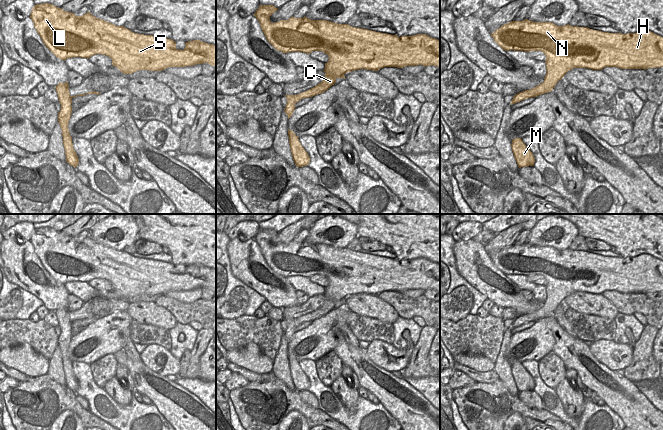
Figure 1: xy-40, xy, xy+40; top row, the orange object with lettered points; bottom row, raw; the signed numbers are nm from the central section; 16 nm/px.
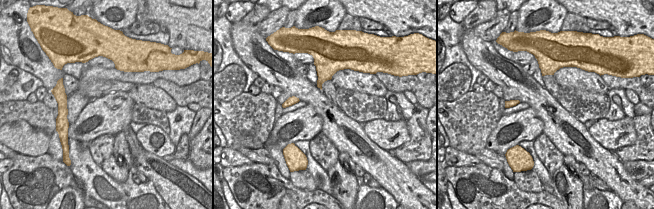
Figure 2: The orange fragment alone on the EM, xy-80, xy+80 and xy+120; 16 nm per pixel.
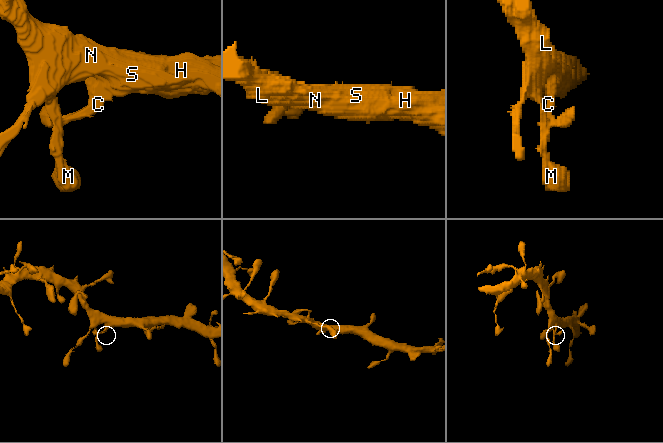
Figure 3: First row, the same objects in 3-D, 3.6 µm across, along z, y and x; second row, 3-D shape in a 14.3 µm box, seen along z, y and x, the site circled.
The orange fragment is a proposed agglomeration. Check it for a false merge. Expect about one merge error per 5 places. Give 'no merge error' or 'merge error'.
no merge error

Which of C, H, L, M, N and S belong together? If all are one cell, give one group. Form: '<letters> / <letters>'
C H L M N S

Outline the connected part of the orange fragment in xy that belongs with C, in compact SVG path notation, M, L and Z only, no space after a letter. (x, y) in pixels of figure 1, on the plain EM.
M260 229L254 238L260 247L266 263L276 274L281 275L284 278L289 276L303 276L310 278L312 275L322 275L329 281L328 286L325 287L325 293L323 294L325 296L325 301L321 307L300 318L285 319L287 322L287 328L284 335L287 338L288 343L292 340L293 335L295 334L295 328L298 325L325 316L336 307L337 302L345 303L345 297L359 293L378 295L384 291L403 292L406 290L417 289L423 289L424 291L431 289L440 291L440 264L429 261L426 258L398 261L396 258L391 259L376 256L368 253L352 251L348 248L338 248L327 244L311 244L305 240L303 242L295 242L292 240L288 244L280 244L272 247L270 245L270 240L277 234L278 232L273 229Z

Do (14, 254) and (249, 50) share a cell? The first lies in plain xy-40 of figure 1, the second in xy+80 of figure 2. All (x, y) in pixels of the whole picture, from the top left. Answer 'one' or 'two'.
one

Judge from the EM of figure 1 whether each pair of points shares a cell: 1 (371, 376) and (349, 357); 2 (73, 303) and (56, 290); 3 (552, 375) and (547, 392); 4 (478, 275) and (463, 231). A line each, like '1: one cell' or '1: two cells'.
1: one cell
2: two cells
3: two cells
4: two cells

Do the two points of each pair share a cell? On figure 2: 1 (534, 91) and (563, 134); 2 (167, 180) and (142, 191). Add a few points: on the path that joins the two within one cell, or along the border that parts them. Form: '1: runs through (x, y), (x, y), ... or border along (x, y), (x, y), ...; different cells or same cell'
1: runs through (541, 102), (541, 106), (554, 123); same cell
2: border along (148, 179), (162, 198); different cells

